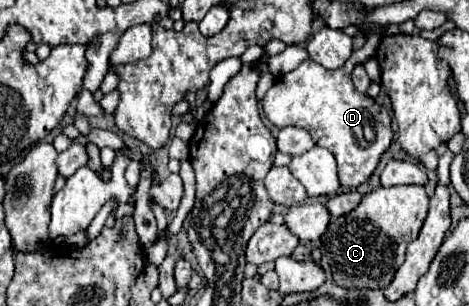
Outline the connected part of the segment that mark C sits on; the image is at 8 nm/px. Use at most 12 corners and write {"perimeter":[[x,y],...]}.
{"perimeter":[[421,185],[379,187],[329,223],[317,265],[385,289],[427,217]]}

